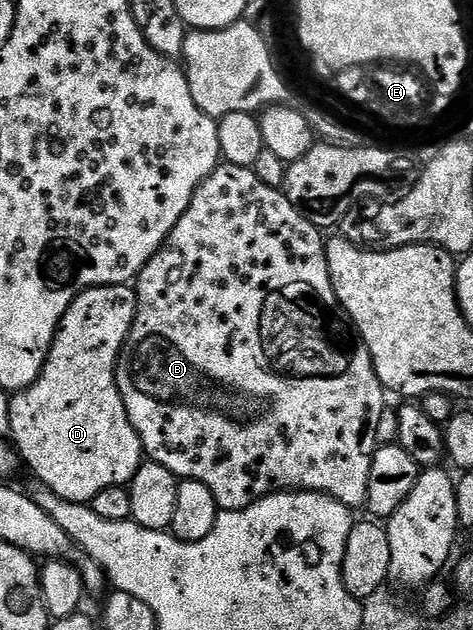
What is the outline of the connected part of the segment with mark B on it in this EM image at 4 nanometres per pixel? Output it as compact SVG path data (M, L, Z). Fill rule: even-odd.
M226 162L220 163L219 167L213 170L213 174L209 174L209 178L205 178L205 182L201 182L201 186L197 186L197 190L189 202L189 210L185 210L185 214L181 214L181 222L177 222L177 226L173 226L167 243L163 245L161 251L141 269L133 287L137 297L135 321L119 355L119 361L115 367L115 381L125 404L129 422L139 435L146 459L150 463L165 466L165 470L169 470L177 478L200 480L202 484L209 486L215 503L225 512L247 508L253 502L271 496L275 492L323 492L352 510L358 509L358 504L359 507L366 505L369 466L377 447L379 423L385 411L385 405L383 405L385 389L377 378L371 356L361 354L361 358L359 358L359 354L353 350L356 347L353 344L361 342L357 334L343 334L343 336L354 336L354 338L339 338L339 340L327 340L321 334L321 330L350 330L353 325L347 319L343 309L339 307L339 300L331 285L324 233L315 228L313 222L306 220L280 189L265 186L265 182L261 182L261 178L257 178L254 167L246 168L245 166L233 166ZM267 300L277 302L277 304L273 304L273 308L333 310L333 314L319 312L321 320L325 320L325 322L315 324L315 332L309 332L309 336L317 338L315 342L311 340L311 350L317 352L315 356L337 356L333 360L333 362L337 362L337 366L329 366L329 368L333 368L333 374L337 370L337 376L333 376L331 380L311 380L311 382L299 382L299 384L283 382L283 380L295 380L295 378L291 378L291 374L281 372L267 352L267 346L265 346L267 342L263 338L263 312L265 312Z

